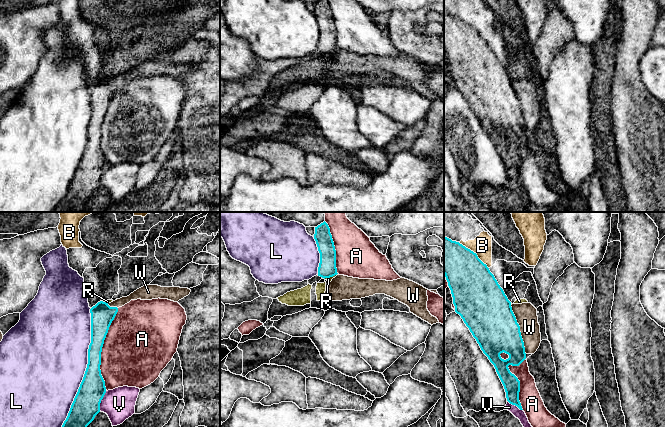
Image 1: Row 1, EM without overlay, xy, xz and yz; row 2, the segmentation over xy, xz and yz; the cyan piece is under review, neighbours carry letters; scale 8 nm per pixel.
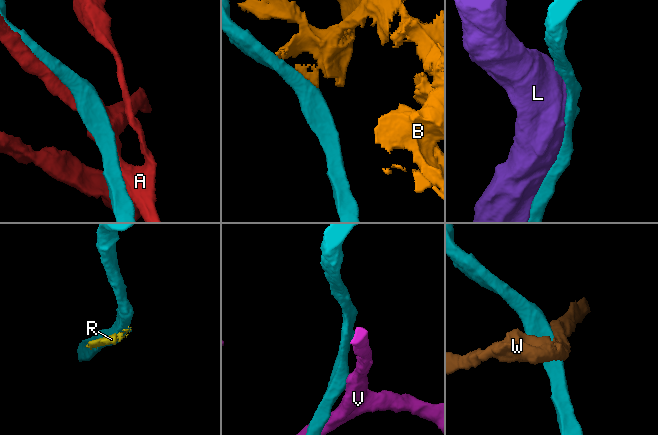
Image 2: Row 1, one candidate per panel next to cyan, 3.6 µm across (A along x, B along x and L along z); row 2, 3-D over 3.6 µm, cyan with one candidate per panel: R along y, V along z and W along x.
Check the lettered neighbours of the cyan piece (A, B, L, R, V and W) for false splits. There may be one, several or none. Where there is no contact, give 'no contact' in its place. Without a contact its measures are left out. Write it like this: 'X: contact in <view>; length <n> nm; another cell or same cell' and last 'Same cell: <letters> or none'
A: contact in xy; length 650 nm; another cell
B: contact in yz; length 320 nm; another cell
L: contact in xy; length 1000 nm; another cell
R: contact in xz; length 110 nm; another cell
V: contact in xy; length 170 nm; another cell
W: contact in yz; length 420 nm; another cell
Same cell: none

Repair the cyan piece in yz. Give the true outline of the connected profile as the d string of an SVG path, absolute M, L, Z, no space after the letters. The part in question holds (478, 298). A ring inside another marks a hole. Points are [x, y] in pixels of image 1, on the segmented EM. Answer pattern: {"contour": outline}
{"contour": "M445 236L444 275L451 290L455 312L461 316L483 353L494 365L504 386L507 401L523 410L519 401L520 381L508 368L509 365L519 366L526 359L520 326L511 302L477 254Z"}

